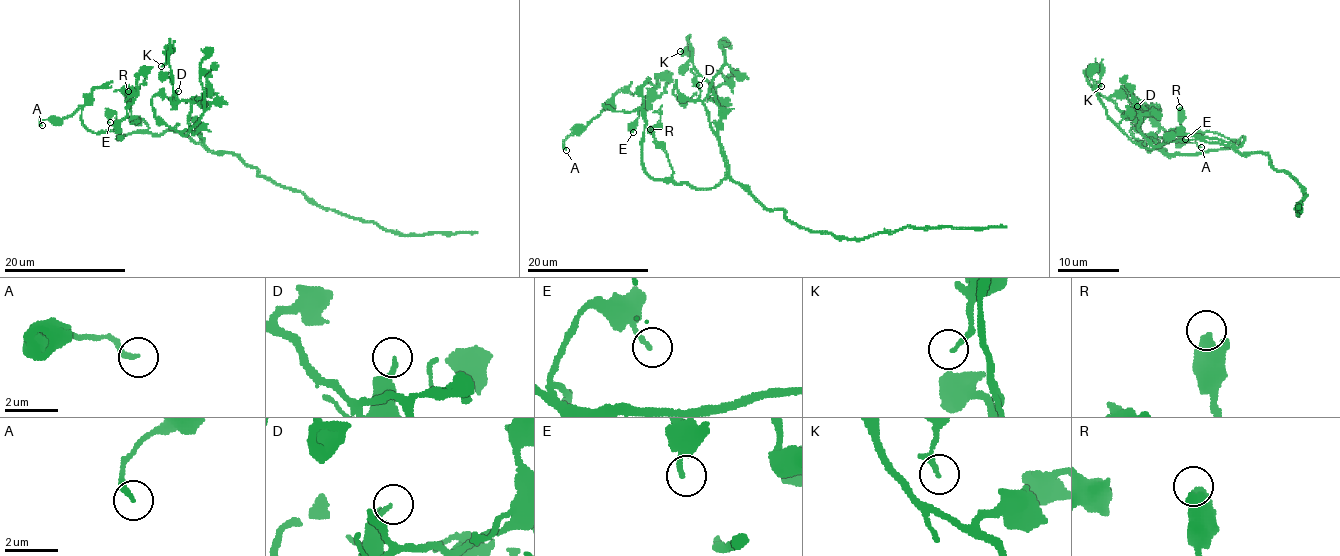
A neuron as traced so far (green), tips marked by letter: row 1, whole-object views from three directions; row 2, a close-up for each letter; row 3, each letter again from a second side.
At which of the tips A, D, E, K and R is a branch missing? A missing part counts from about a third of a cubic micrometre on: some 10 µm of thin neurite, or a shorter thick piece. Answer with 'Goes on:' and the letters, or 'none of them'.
Goes on: none of them

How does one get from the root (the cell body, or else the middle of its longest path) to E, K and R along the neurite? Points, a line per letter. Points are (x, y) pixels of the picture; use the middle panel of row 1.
E: (742, 188), (728, 178), (705, 188), (654, 180), (642, 161), (645, 117), (639, 108), (633, 132)
K: (742, 188), (728, 172), (718, 139), (720, 109), (712, 84), (693, 67), (688, 38), (687, 48), (680, 51)
R: (742, 188), (728, 178), (712, 188), (677, 183), (668, 155), (656, 144), (654, 128), (650, 129)

